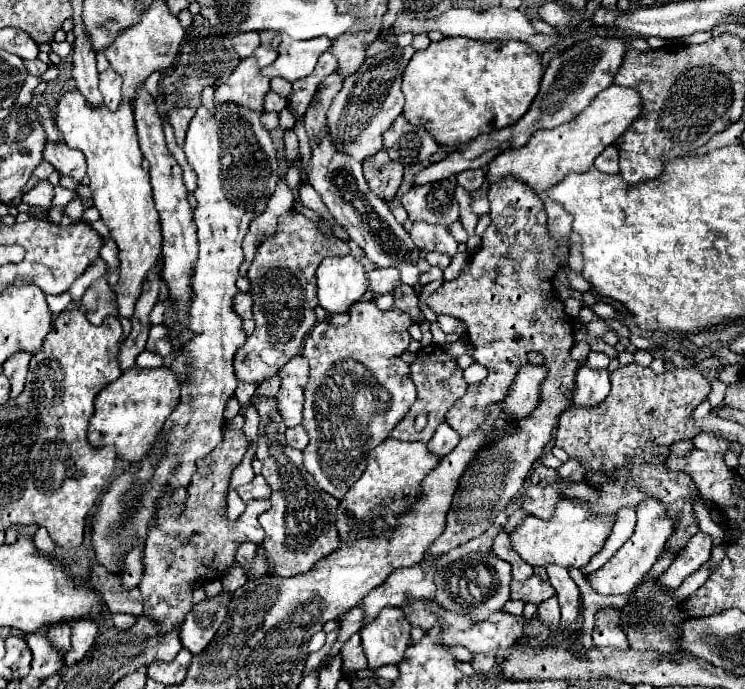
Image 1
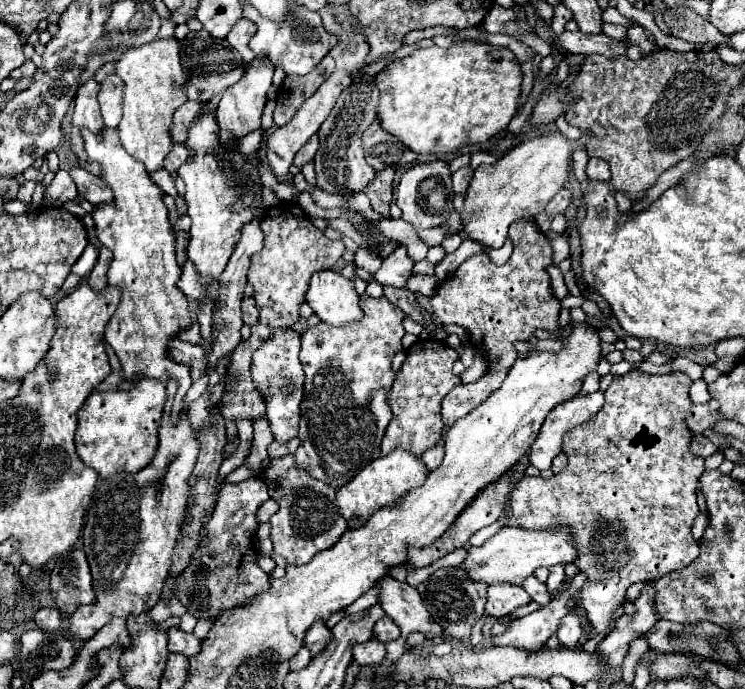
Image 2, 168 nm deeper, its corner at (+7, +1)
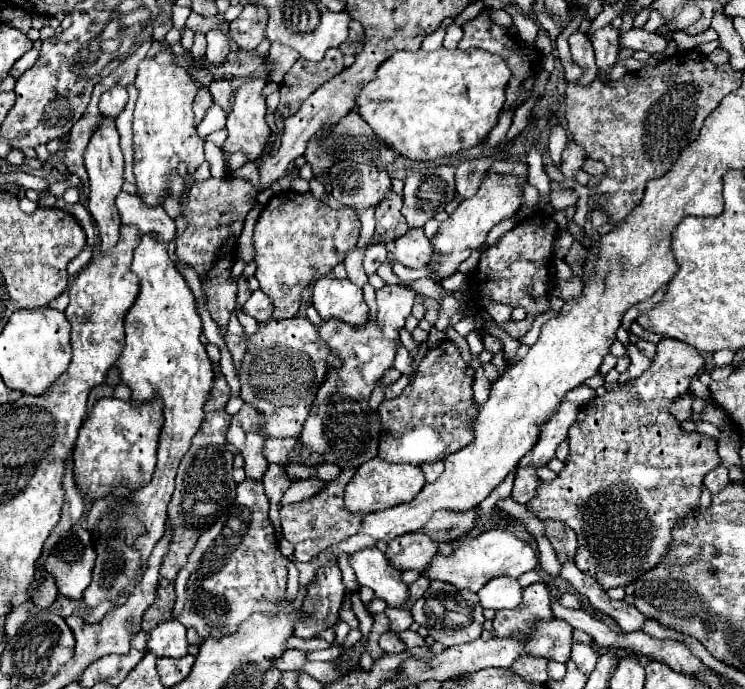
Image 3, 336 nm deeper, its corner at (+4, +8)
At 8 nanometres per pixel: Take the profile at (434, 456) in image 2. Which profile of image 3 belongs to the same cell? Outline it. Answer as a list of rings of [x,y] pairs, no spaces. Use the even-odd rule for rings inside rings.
[[[436,460],[436,462],[422,464],[422,470],[426,474],[426,482],[434,482],[444,472],[444,462],[442,460]]]

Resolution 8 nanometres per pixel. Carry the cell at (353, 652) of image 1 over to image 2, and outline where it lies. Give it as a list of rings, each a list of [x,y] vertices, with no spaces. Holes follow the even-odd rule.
[[[369,639],[365,643],[357,643],[353,647],[353,659],[359,665],[379,665],[385,659],[385,645],[377,639]]]

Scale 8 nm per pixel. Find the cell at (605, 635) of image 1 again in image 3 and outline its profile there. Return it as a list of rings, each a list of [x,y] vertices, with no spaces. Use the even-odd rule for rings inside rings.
[[[662,338],[660,344],[658,344],[658,350],[656,350],[656,358],[652,362],[652,366],[636,380],[630,380],[626,384],[616,384],[614,388],[610,388],[604,396],[596,396],[594,400],[586,402],[582,408],[580,408],[580,414],[578,414],[578,420],[574,422],[574,426],[570,428],[570,434],[568,434],[568,440],[570,440],[570,454],[568,454],[568,460],[564,464],[564,468],[558,472],[558,476],[550,482],[540,482],[538,484],[538,490],[536,490],[536,496],[530,498],[526,502],[526,508],[540,520],[560,520],[564,522],[568,528],[572,528],[576,534],[578,534],[578,552],[576,552],[576,566],[584,572],[584,574],[592,574],[592,578],[604,588],[604,590],[610,590],[610,588],[618,588],[618,586],[628,586],[636,580],[636,576],[640,576],[642,572],[648,572],[652,568],[656,568],[660,564],[660,560],[664,560],[670,550],[672,550],[672,530],[686,518],[686,516],[692,516],[696,510],[698,510],[698,504],[700,504],[700,494],[702,494],[702,478],[714,468],[718,466],[720,462],[720,456],[716,452],[716,440],[704,436],[704,434],[686,434],[682,428],[680,428],[680,422],[670,414],[670,406],[676,398],[684,396],[688,392],[688,384],[690,384],[690,378],[694,374],[698,374],[698,370],[704,366],[704,358],[696,352],[696,348],[680,342],[680,340],[672,340],[672,338]]]

